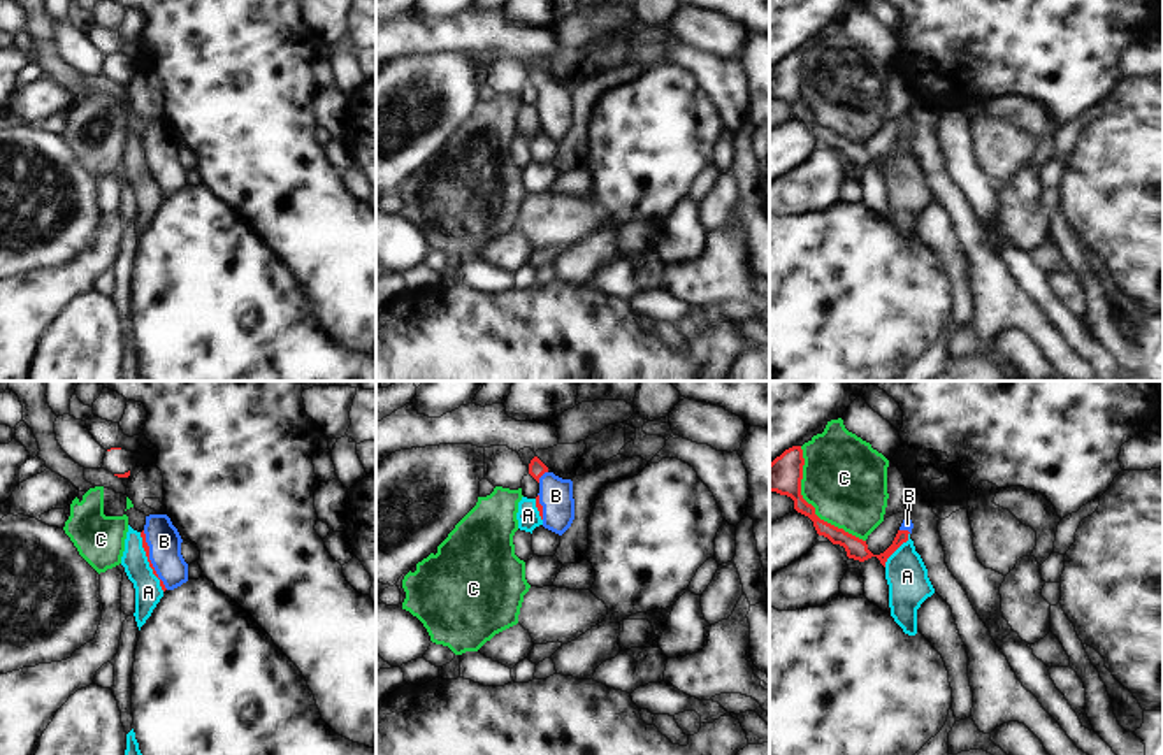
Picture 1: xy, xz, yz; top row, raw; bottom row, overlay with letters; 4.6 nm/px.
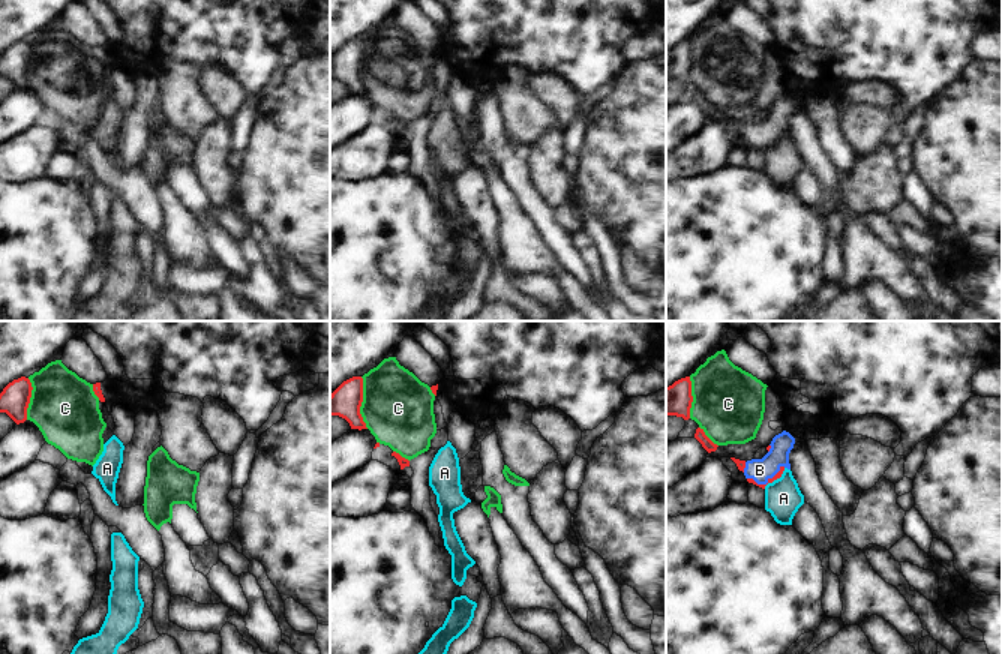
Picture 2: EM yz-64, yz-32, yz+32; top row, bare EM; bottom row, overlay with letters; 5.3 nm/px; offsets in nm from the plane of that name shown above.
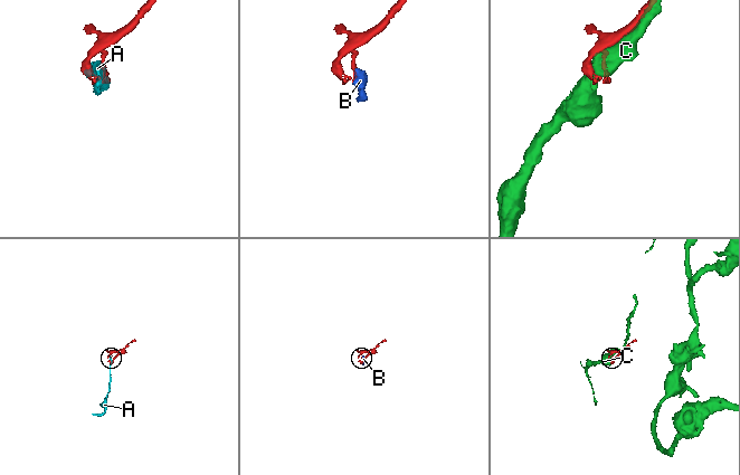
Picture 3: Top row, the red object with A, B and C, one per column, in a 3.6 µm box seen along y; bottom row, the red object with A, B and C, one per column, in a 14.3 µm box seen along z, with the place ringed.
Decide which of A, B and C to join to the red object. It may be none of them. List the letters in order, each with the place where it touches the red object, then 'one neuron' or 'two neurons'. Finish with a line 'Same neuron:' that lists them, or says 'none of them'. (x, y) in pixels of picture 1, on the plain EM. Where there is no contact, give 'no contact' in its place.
A: contact xy (148, 167); two neurons
B: contact xy (150, 167); one neuron
C: contact yz (810, 111); two neurons
Same neuron: B

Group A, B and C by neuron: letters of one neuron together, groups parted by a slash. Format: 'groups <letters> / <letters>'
groups A / B / C

